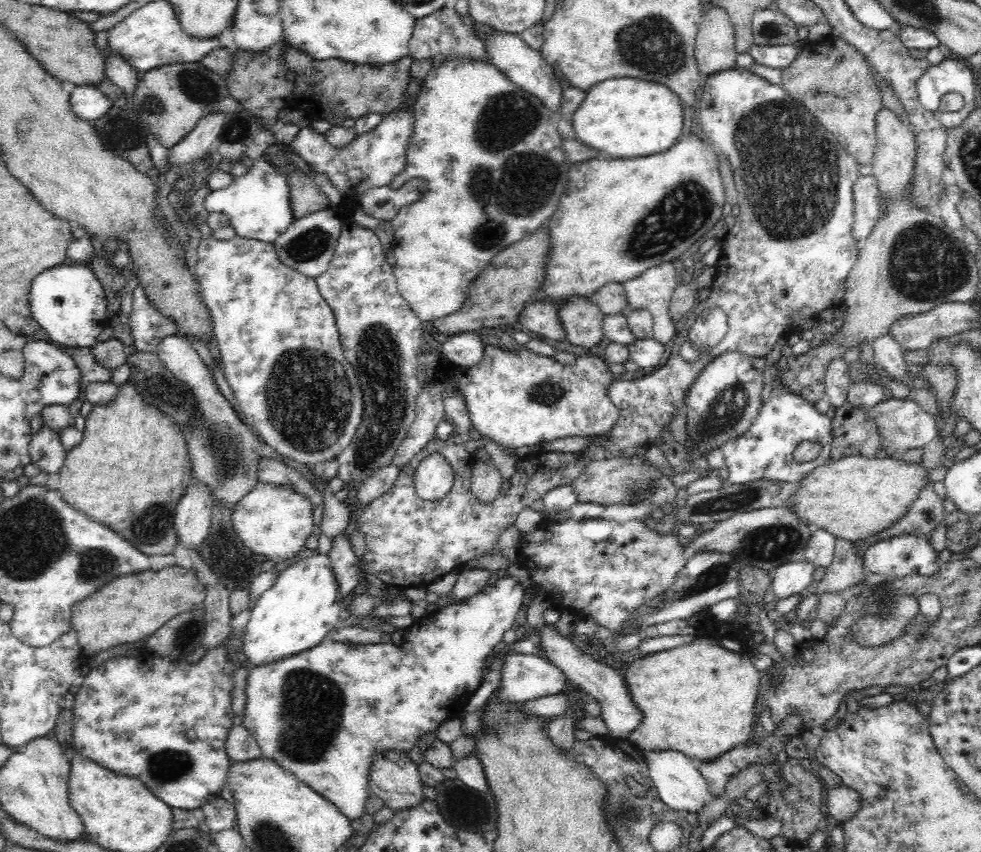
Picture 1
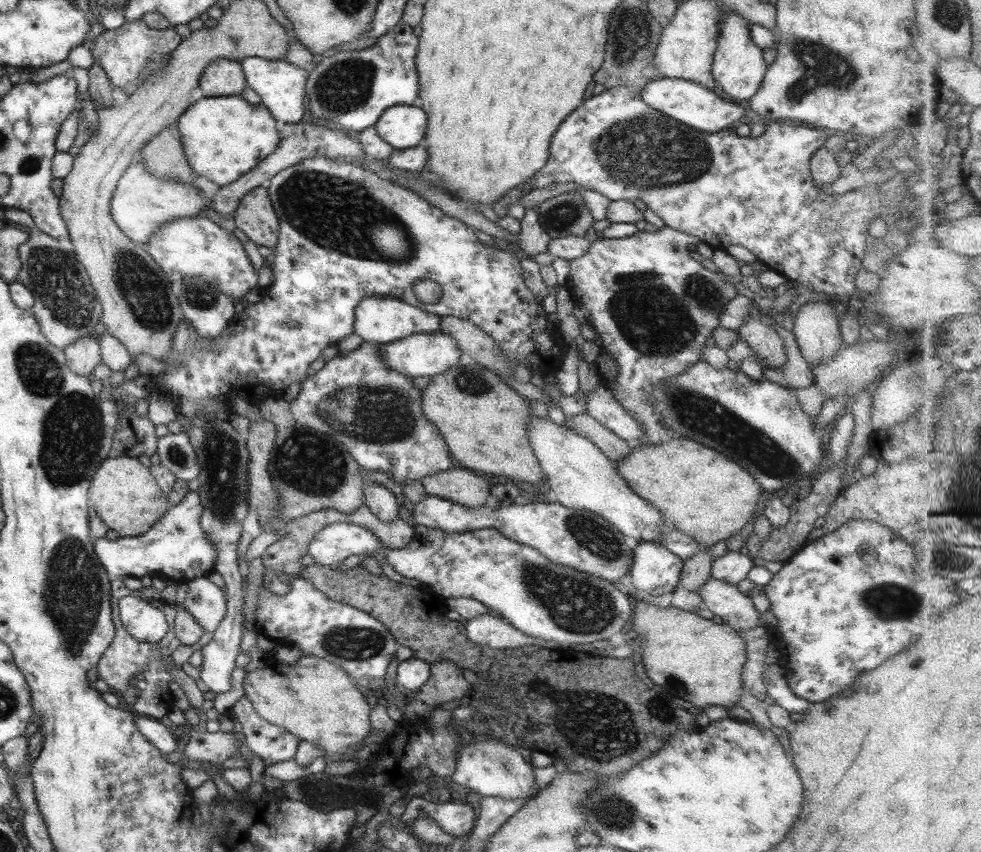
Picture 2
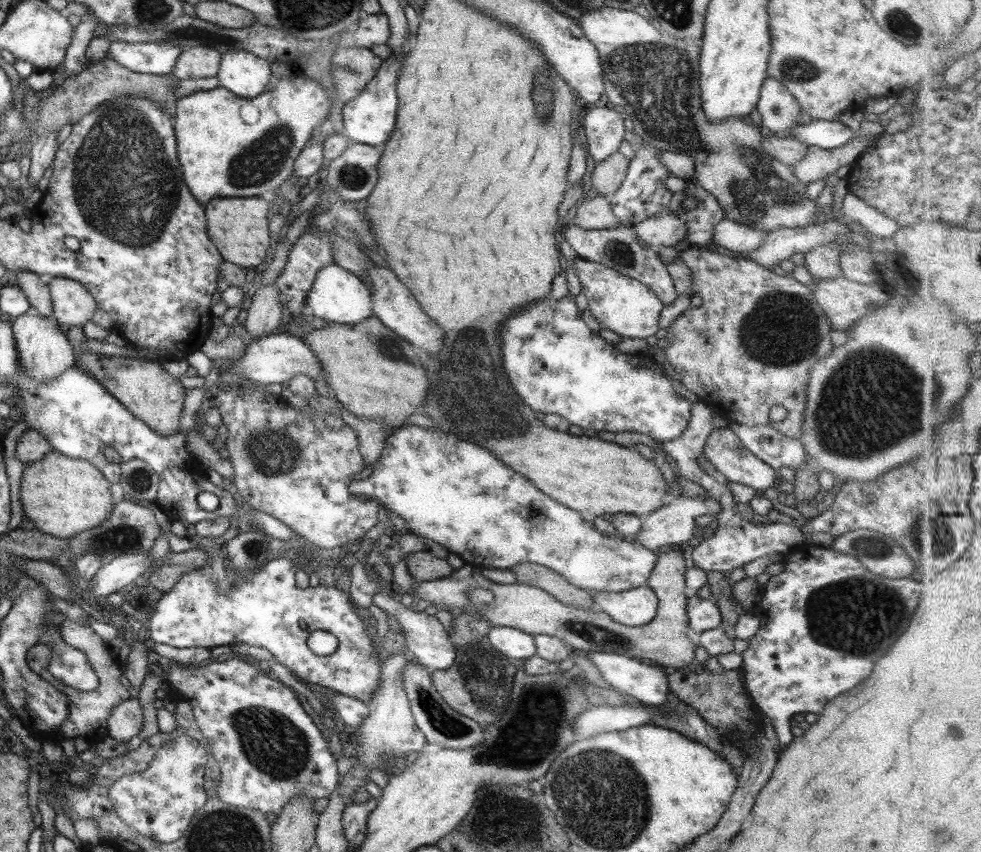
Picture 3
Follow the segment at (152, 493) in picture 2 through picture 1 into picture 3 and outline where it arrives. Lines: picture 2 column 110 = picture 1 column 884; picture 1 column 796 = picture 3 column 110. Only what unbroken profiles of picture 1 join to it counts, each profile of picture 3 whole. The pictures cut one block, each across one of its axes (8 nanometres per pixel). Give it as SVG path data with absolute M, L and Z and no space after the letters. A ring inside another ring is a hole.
M52 450L41 460L25 465L20 479L19 501L24 516L35 524L37 531L69 540L109 519L114 507L110 484L103 478L101 471L86 460L69 458Z

